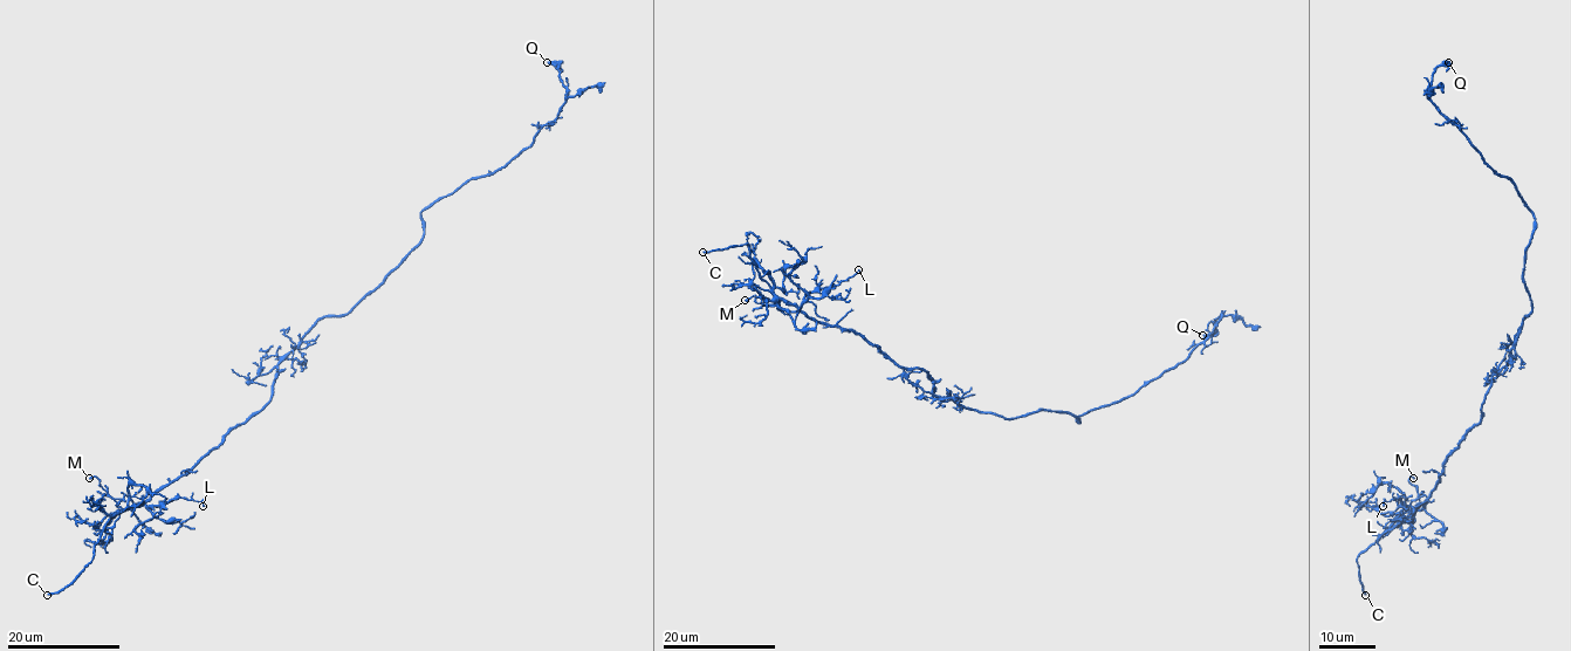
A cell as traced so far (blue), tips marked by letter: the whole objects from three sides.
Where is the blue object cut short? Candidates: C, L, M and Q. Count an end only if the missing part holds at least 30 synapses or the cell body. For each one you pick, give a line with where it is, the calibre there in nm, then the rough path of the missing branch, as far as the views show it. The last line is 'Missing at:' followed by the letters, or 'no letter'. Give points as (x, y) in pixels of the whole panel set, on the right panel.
C: Place: (1365, 595). Thickness 190 nm
Missing at: C

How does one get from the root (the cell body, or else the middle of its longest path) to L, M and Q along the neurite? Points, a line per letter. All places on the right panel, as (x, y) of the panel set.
L: (1522, 324), (1510, 360), (1493, 376), (1481, 420), (1447, 457), (1432, 493), (1413, 507), (1398, 498), (1383, 506)
M: (1522, 324), (1510, 360), (1493, 376), (1481, 420), (1447, 457), (1422, 508), (1417, 487), (1410, 482), (1413, 478)
Q: (1522, 324), (1531, 310), (1523, 257), (1535, 216), (1514, 184), (1483, 160), (1427, 95), (1433, 70), (1448, 62)

